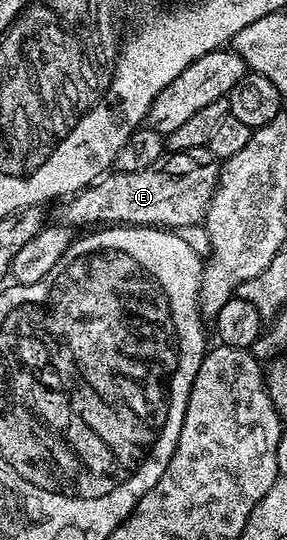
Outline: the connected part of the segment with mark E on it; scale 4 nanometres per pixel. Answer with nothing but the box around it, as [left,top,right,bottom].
[53,165,219,231]

